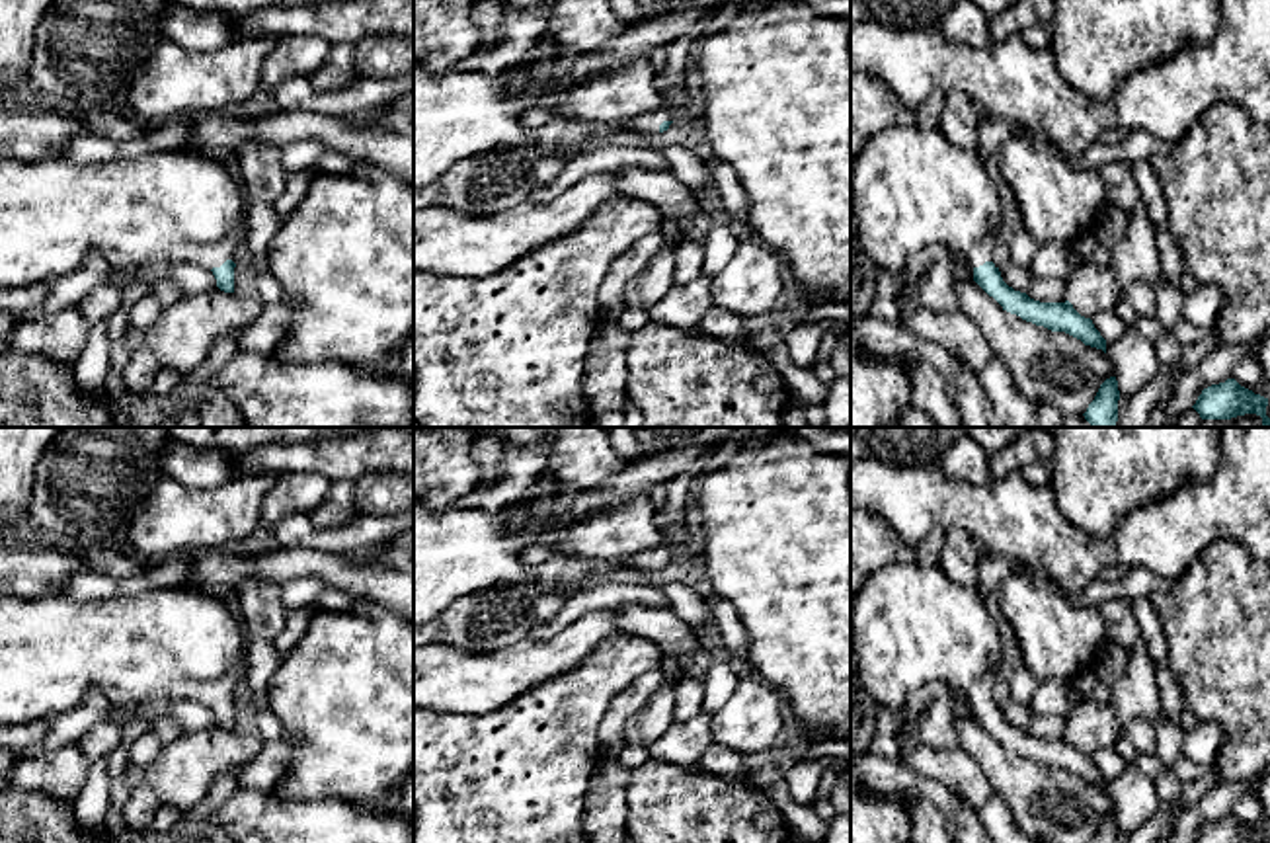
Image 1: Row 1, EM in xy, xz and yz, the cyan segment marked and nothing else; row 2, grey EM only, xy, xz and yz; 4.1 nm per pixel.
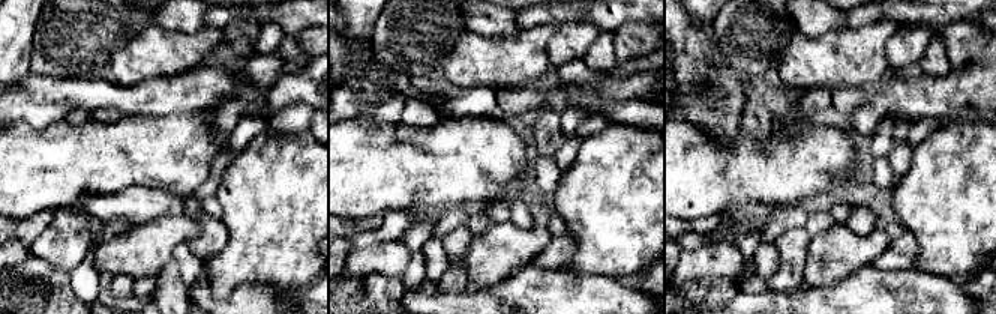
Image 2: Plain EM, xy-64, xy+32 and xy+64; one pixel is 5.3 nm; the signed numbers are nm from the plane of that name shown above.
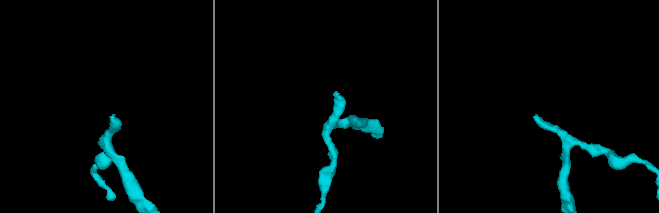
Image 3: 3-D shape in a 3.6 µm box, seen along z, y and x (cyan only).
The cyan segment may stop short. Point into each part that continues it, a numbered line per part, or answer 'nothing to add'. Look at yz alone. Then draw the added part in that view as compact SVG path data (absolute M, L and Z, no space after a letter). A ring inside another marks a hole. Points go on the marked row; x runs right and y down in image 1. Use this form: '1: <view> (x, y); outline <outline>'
1: yz (912, 188); outline M893 125L860 150L851 183L854 236L878 269L901 273L931 244L948 244L973 267L993 261L1001 197L977 150L956 146L938 129Z

